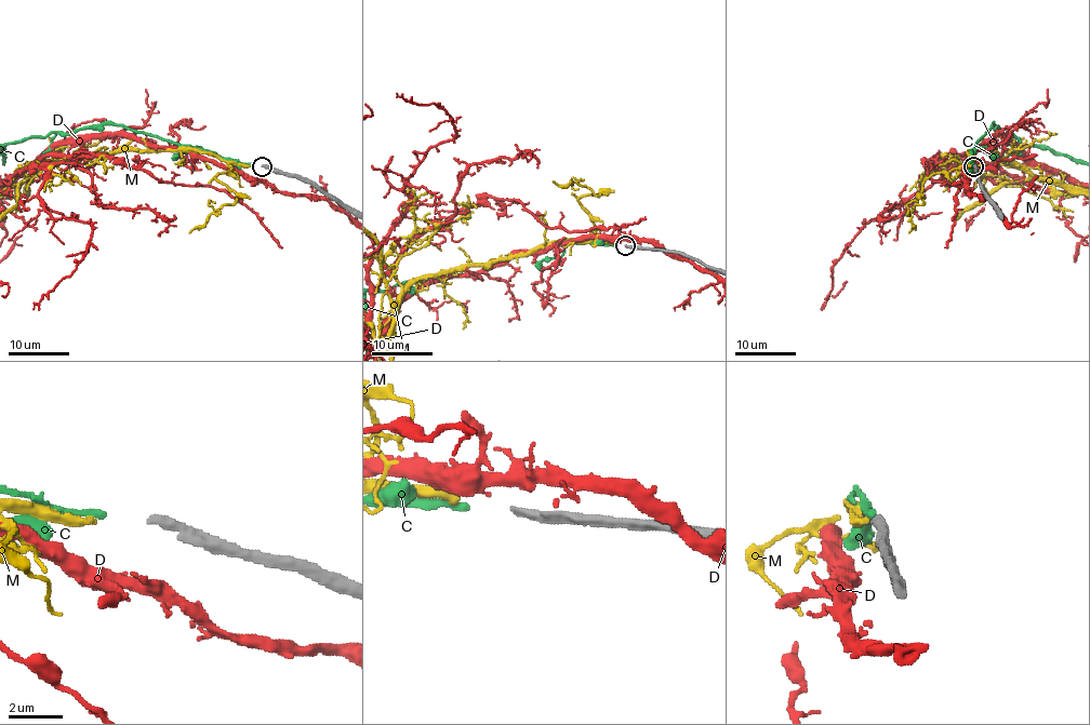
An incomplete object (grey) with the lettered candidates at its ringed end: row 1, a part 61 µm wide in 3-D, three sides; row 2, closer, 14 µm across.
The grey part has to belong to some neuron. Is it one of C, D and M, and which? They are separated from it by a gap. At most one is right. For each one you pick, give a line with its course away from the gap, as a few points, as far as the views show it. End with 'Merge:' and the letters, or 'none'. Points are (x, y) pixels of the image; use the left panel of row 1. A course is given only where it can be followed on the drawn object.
Merge: C

